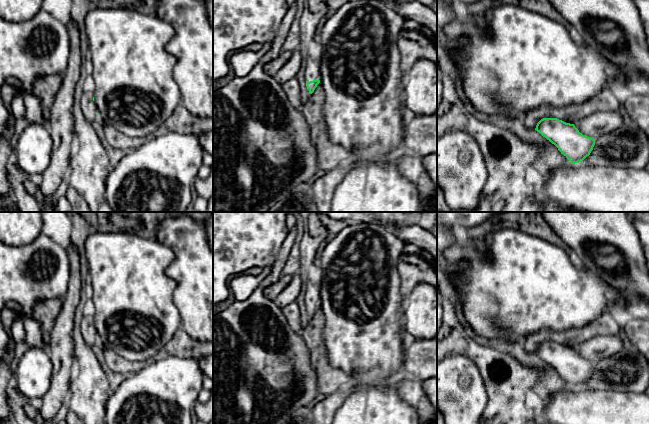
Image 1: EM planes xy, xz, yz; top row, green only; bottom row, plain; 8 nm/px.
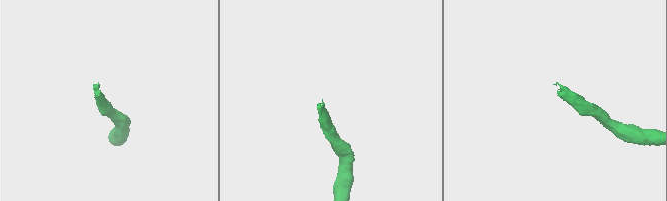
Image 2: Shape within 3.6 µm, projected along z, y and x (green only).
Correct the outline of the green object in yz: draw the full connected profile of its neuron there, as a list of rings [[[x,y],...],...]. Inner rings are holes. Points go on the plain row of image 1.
[[[557,342],[541,343],[535,354],[554,368],[570,387],[583,385],[595,369],[595,363],[580,357],[574,348]]]

